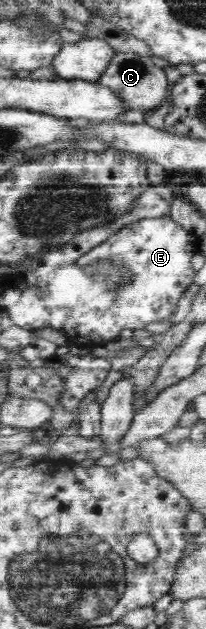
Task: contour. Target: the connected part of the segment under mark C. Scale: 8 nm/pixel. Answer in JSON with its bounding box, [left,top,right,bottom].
[97,53,172,115]

